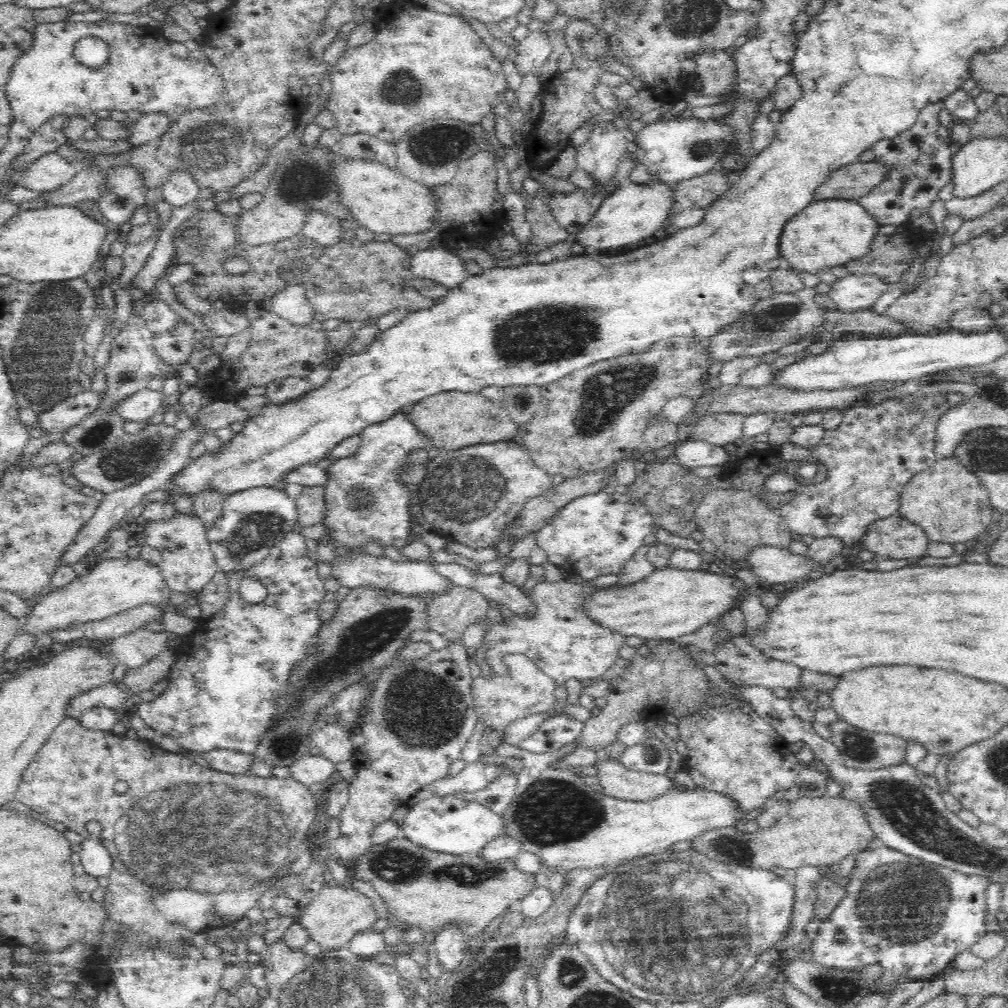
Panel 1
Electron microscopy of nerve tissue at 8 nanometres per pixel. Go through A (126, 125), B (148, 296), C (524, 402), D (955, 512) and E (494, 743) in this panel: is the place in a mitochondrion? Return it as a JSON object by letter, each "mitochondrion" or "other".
{"A":"other","B":"other","C":"mitochondrion","D":"other","E":"other"}

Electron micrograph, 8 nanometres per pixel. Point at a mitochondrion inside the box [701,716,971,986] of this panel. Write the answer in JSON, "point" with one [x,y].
{"point":[901,901]}

